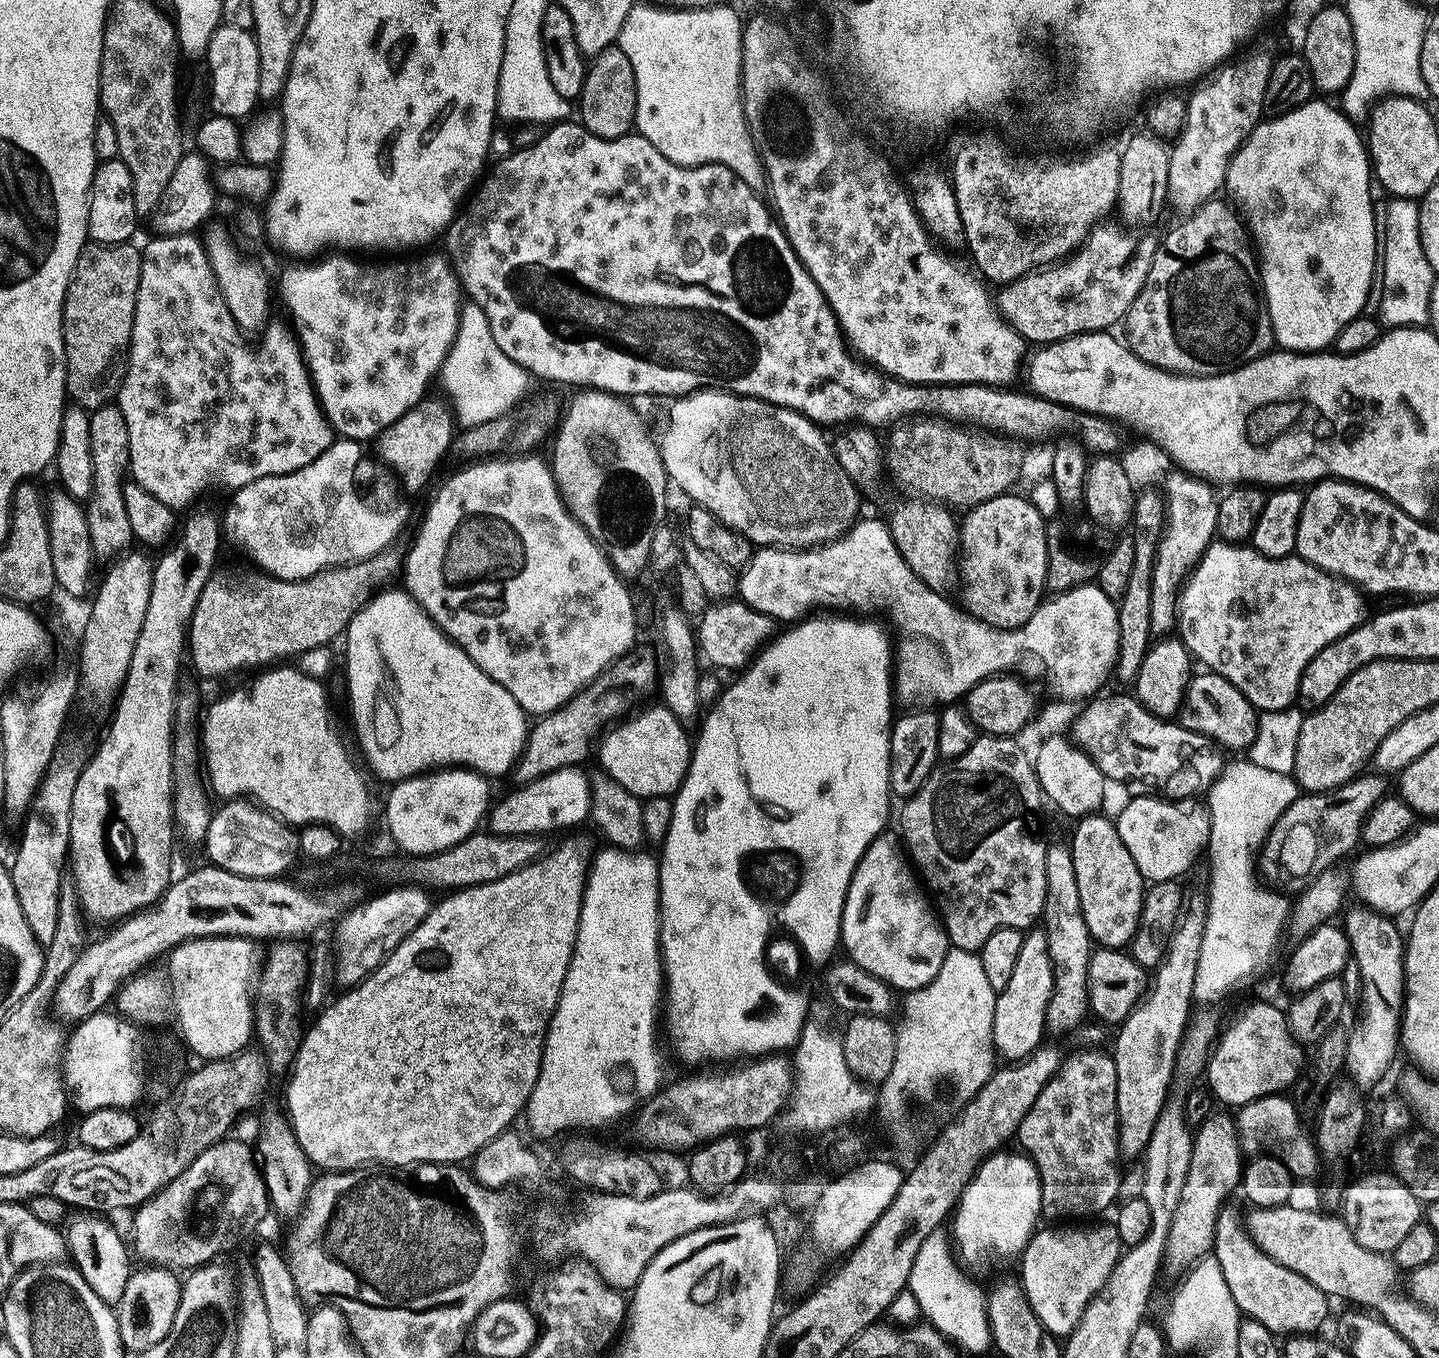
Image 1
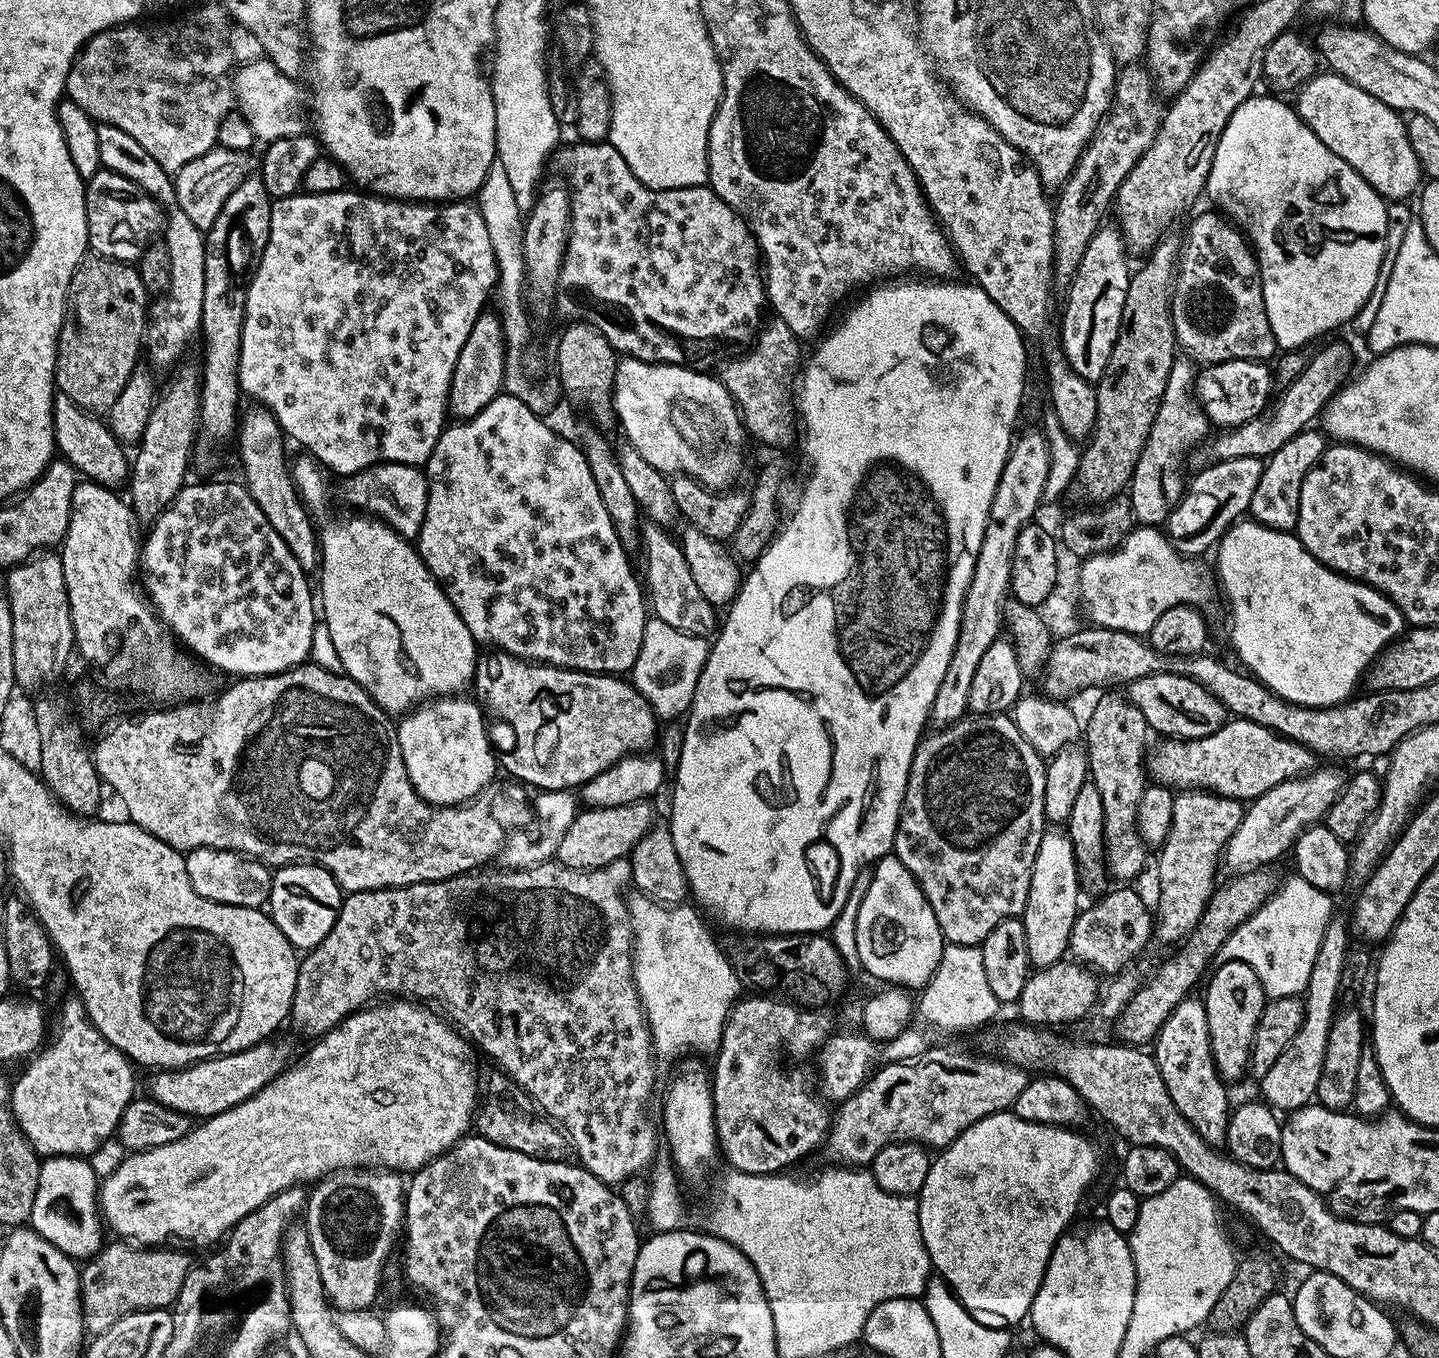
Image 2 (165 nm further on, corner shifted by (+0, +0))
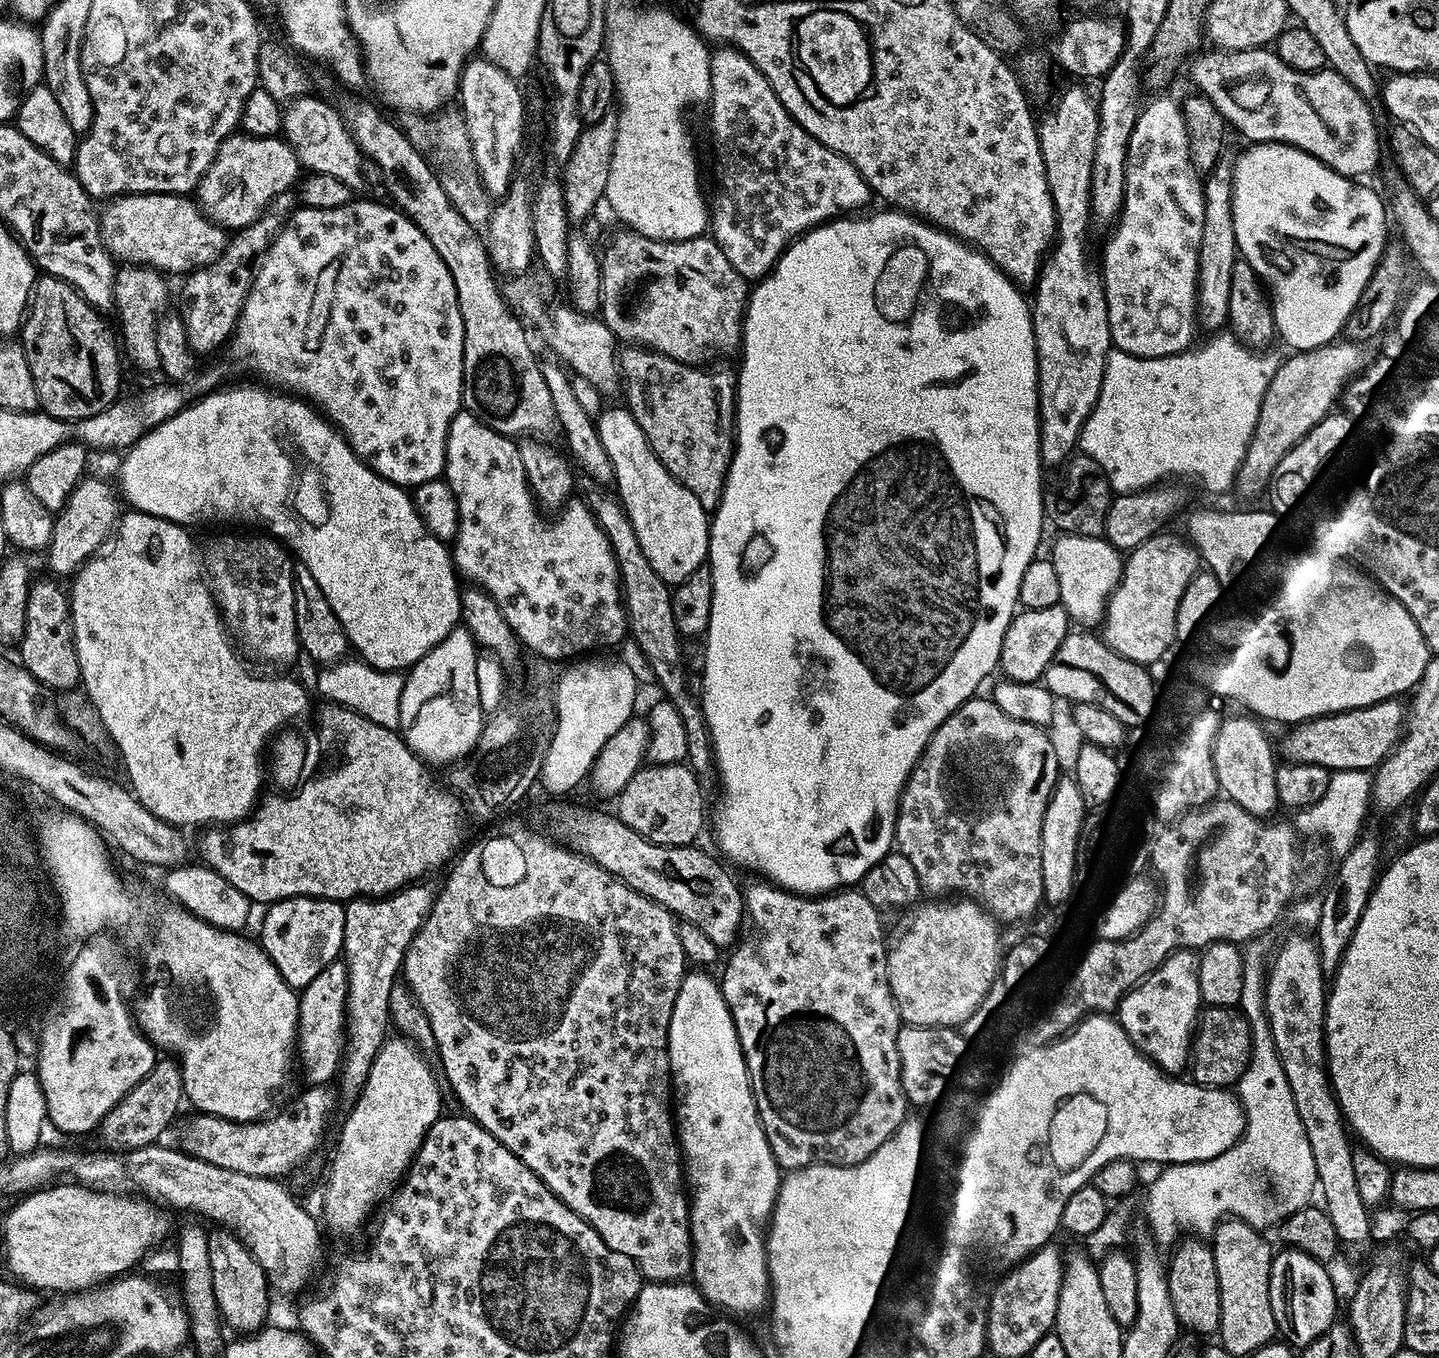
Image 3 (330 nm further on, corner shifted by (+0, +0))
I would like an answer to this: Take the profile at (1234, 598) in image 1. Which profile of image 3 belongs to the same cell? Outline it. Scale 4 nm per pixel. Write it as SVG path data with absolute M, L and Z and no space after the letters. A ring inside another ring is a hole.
M1064 534L1058 537L1050 555L1059 585L1059 605L1082 626L1099 623L1106 614L1107 604L1114 587L1120 583L1124 572L1124 558L1117 548L1104 538L1090 538L1088 534Z

